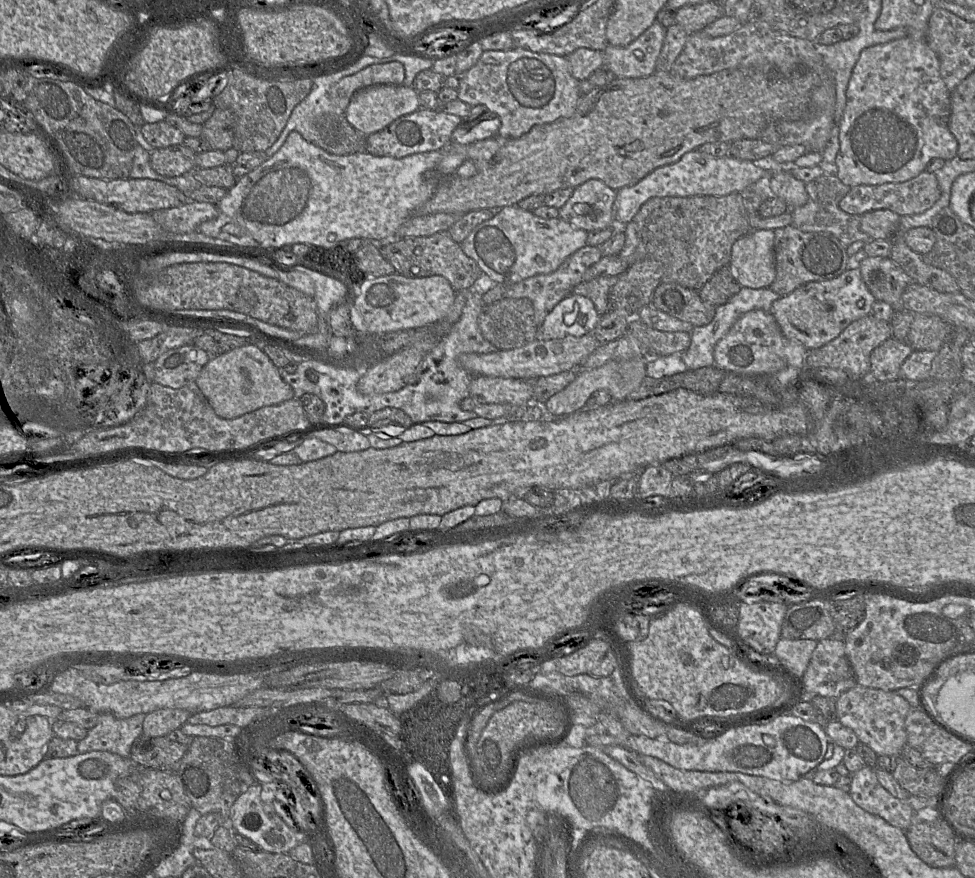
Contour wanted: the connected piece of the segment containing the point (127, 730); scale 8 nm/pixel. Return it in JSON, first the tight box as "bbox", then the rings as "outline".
{"bbox":[78,713,146,757],"outline":[[[100,713],[97,724],[88,729],[84,739],[78,741],[78,753],[108,751],[122,757],[130,757],[131,746],[143,734],[146,714],[139,713],[120,719],[112,713]]]}

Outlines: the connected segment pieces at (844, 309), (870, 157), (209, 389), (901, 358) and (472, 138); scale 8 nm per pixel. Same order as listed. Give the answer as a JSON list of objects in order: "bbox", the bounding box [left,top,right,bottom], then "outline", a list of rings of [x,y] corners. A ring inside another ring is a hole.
[{"bbox":[771,265,875,350],"outline":[[[850,265],[835,278],[808,282],[781,296],[773,302],[771,314],[787,338],[811,350],[829,343],[849,324],[871,314],[875,301],[862,279],[859,265]]]},{"bbox":[835,37,958,187],"outline":[[[904,37],[864,49],[855,64],[846,91],[846,104],[839,120],[839,151],[835,159],[835,175],[849,187],[858,185],[881,185],[884,183],[903,183],[925,171],[928,163],[936,158],[949,161],[957,156],[958,142],[949,130],[951,115],[951,92],[940,76],[940,63],[936,53],[925,39]]]},{"bbox":[195,345,294,419],"outline":[[[245,345],[212,357],[195,380],[217,416],[235,419],[265,406],[294,398],[293,389],[280,375],[280,369],[264,353],[262,346]]]},{"bbox":[870,337,913,381],"outline":[[[890,337],[870,355],[870,377],[877,381],[894,381],[900,378],[900,368],[913,349]]]},{"bbox":[450,111,501,145],"outline":[[[487,111],[475,120],[464,120],[451,134],[450,143],[469,145],[498,134],[501,120],[496,113]]]}]

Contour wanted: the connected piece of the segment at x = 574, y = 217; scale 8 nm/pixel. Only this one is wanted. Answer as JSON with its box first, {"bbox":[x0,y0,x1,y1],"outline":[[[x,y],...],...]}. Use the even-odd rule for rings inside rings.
{"bbox":[559,179,617,232],"outline":[[[598,179],[574,188],[568,201],[559,208],[559,217],[586,232],[609,227],[613,222],[613,204],[617,191]]]}

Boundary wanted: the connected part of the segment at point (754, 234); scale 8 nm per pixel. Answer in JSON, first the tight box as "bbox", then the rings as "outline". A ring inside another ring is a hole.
{"bbox":[730,229,776,288],"outline":[[[772,229],[751,230],[732,246],[730,266],[742,287],[769,288],[776,277],[775,233]]]}

